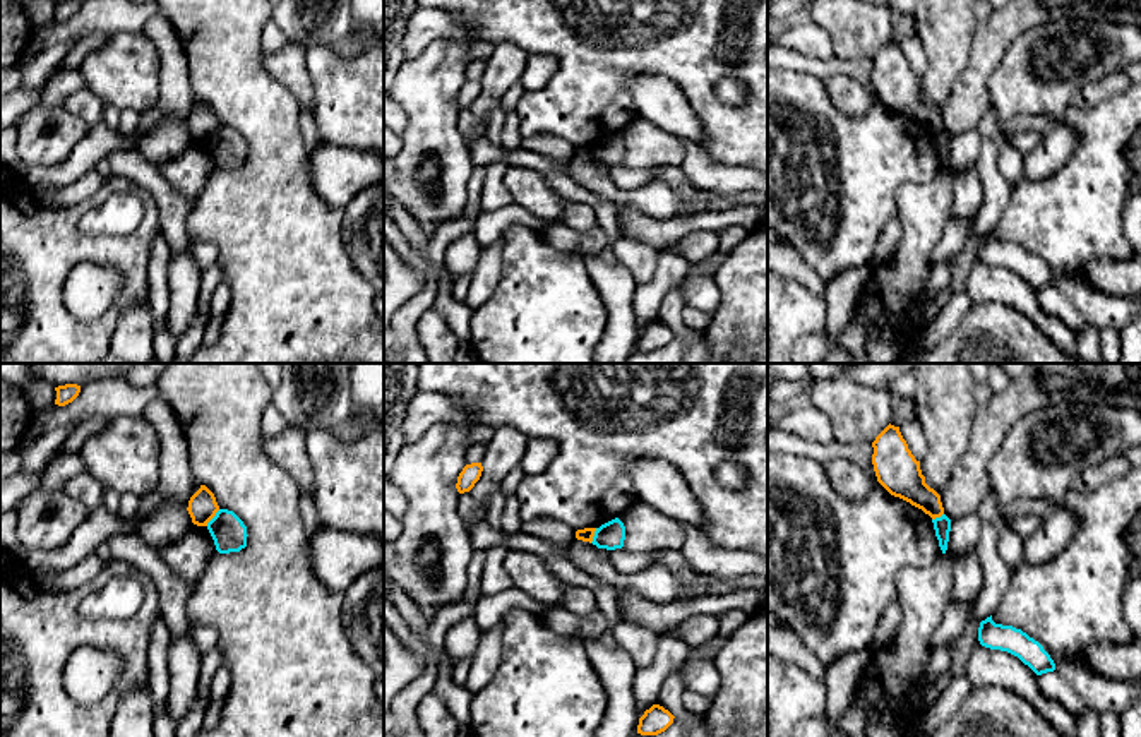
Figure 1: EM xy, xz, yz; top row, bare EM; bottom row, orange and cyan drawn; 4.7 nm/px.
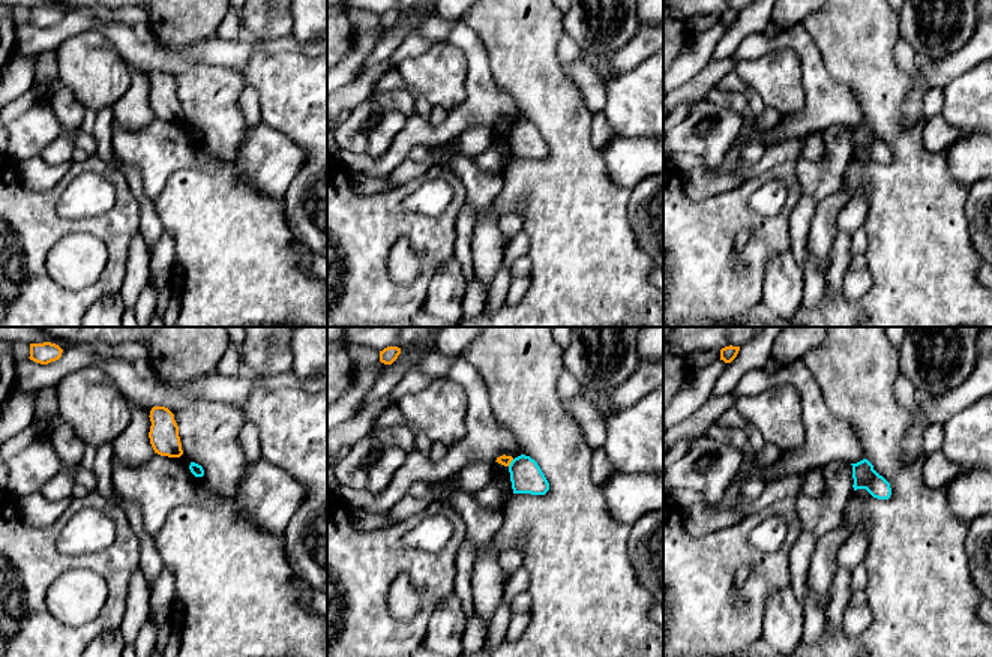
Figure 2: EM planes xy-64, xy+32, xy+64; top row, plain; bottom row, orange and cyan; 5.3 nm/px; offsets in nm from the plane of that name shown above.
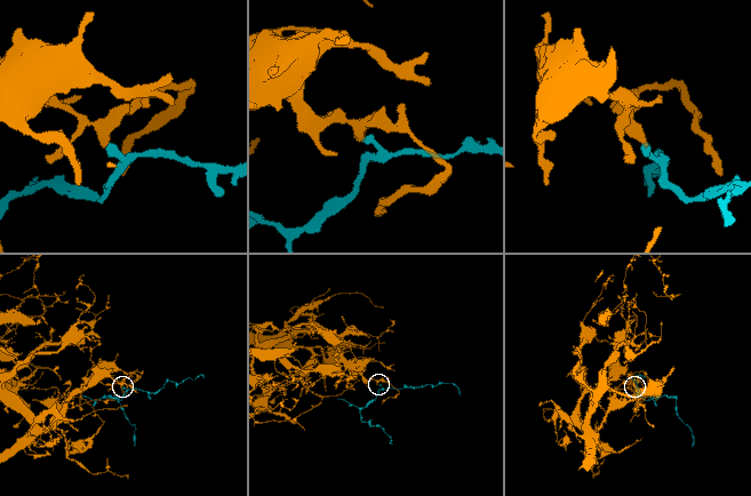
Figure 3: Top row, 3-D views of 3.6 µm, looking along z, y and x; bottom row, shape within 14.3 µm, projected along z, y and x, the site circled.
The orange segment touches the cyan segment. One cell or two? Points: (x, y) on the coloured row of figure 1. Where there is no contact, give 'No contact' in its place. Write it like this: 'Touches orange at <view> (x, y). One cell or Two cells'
Touches orange at xy (213, 516). Two cells

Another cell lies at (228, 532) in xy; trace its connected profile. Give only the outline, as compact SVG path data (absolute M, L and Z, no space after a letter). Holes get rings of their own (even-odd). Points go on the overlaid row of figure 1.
M219 509L207 523L207 530L219 554L240 552L247 547L247 526L228 509Z

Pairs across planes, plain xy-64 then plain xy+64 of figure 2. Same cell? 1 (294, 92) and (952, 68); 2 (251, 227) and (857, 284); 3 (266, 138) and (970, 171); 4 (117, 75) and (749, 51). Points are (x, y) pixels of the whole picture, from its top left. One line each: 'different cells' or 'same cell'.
1: different cells
2: different cells
3: same cell
4: different cells

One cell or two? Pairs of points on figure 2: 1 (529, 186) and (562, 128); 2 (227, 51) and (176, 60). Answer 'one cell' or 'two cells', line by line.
1: one cell
2: one cell

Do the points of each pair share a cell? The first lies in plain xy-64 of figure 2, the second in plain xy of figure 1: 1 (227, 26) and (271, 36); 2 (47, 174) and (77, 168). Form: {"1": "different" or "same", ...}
{"1": "same", "2": "different"}

